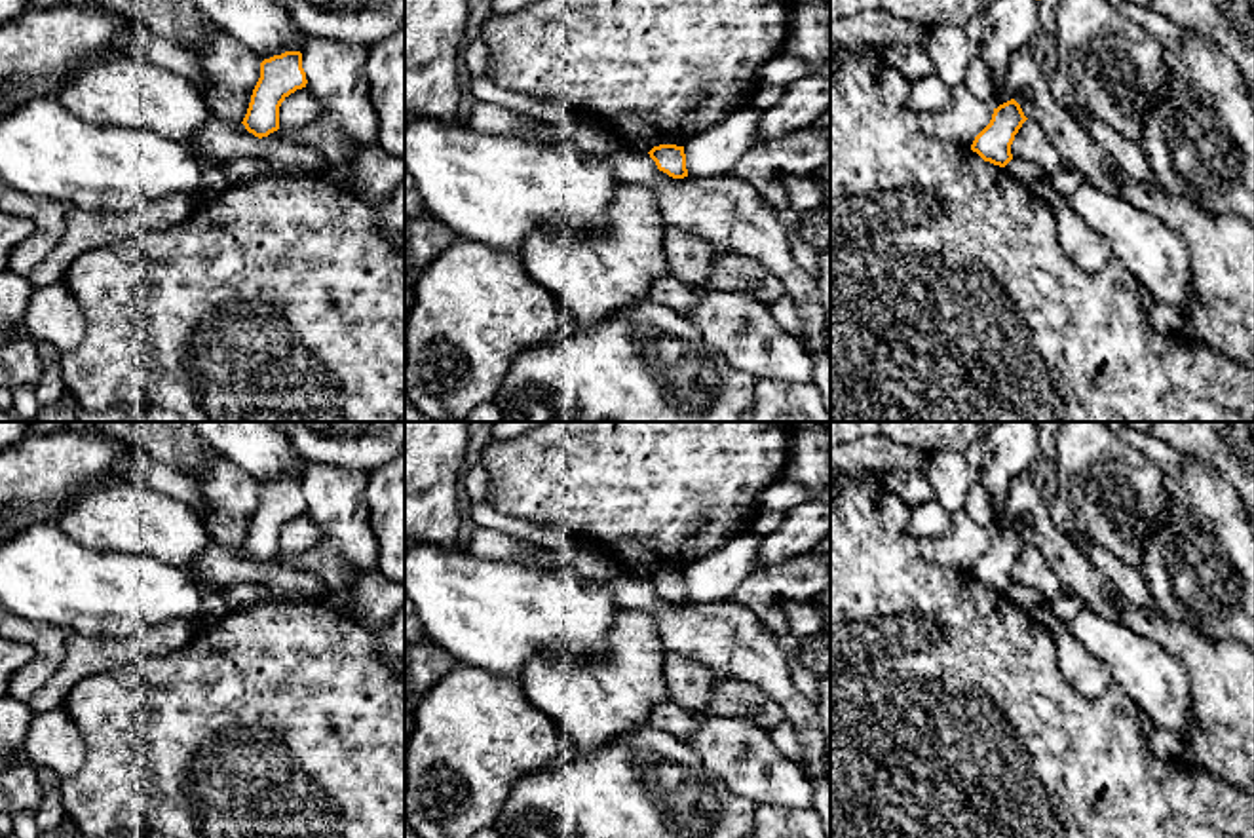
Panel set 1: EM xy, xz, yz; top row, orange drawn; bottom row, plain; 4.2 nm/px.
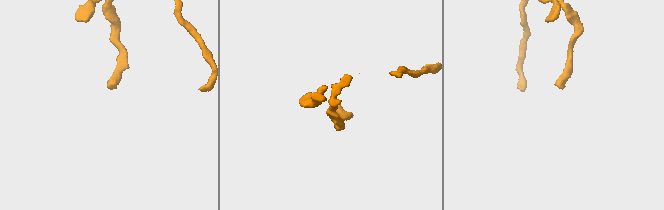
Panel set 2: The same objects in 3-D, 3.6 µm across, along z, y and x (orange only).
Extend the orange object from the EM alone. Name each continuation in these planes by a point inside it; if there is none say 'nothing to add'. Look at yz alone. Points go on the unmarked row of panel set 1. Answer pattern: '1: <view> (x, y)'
nothing to add

